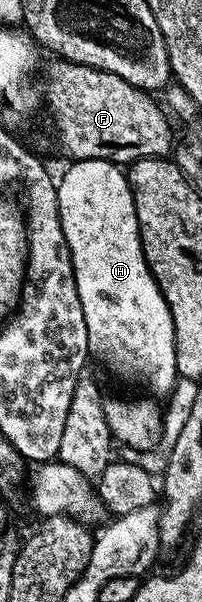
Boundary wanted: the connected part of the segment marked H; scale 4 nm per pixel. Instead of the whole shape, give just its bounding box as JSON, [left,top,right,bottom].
[58,160,177,392]

